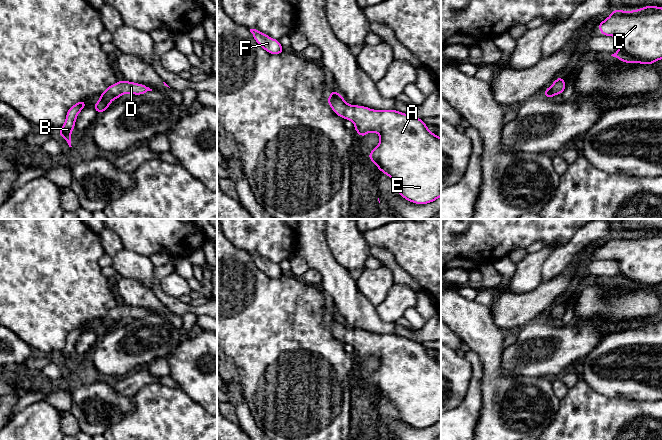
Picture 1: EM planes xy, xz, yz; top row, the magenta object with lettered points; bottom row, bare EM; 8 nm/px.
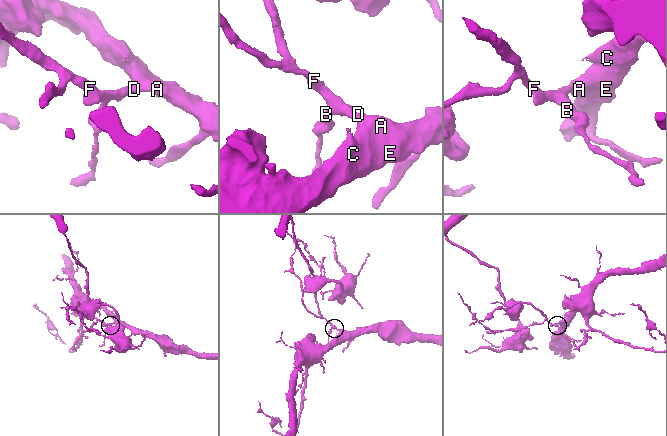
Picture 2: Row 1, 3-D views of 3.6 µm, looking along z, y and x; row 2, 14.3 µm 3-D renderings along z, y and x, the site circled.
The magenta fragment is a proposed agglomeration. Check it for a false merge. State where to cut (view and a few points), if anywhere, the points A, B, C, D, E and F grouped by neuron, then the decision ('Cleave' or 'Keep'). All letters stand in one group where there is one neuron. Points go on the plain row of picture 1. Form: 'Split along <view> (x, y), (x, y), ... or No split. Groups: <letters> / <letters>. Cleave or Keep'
No split. Groups: A B C D E F. Keep

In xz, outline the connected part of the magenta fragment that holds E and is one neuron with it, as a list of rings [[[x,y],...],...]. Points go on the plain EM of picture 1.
[[[331,315],[327,326],[336,339],[354,347],[361,361],[369,356],[380,359],[378,370],[368,381],[394,404],[400,420],[415,428],[428,428],[441,420],[441,362],[430,356],[422,343],[394,333],[381,335],[350,329],[337,315]]]

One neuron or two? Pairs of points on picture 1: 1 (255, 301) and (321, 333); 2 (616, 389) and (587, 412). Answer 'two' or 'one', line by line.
1: one
2: two

